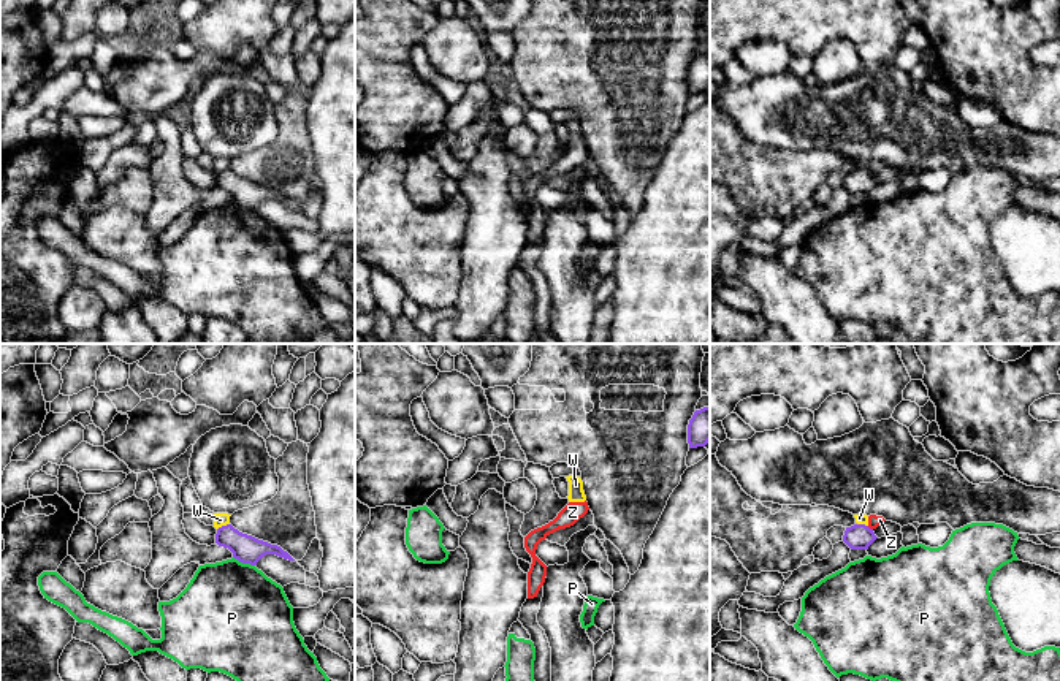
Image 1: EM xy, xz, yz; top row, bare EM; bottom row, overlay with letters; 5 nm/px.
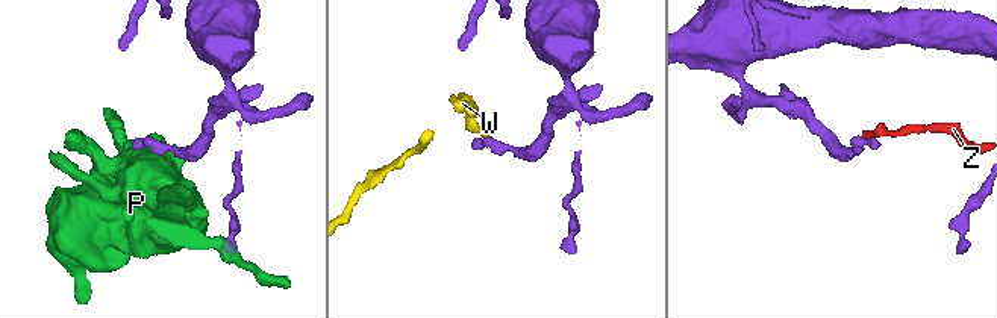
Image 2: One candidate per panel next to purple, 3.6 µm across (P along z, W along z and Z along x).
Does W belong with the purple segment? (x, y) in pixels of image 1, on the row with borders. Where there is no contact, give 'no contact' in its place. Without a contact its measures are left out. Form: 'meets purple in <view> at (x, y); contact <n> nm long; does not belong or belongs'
meets purple in xy at (222, 526); contact 70 nm long; does not belong

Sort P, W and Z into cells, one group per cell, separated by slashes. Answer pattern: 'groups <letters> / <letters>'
groups P / W Z

